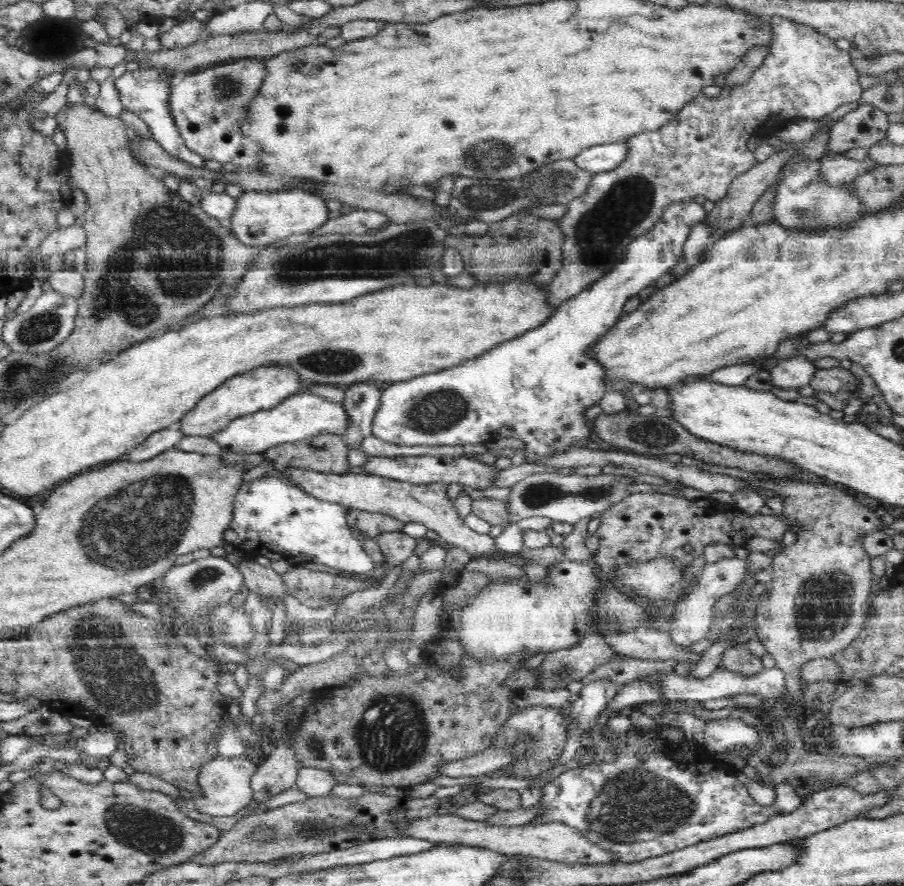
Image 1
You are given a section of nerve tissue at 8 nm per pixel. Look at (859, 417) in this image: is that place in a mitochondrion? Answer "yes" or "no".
no

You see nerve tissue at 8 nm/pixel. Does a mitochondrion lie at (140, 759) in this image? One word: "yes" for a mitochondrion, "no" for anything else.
no

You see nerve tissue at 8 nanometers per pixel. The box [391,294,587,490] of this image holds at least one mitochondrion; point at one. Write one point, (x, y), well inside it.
(433, 413)

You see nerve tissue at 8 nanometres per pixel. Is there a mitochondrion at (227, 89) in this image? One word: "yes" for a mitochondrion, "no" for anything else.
yes

